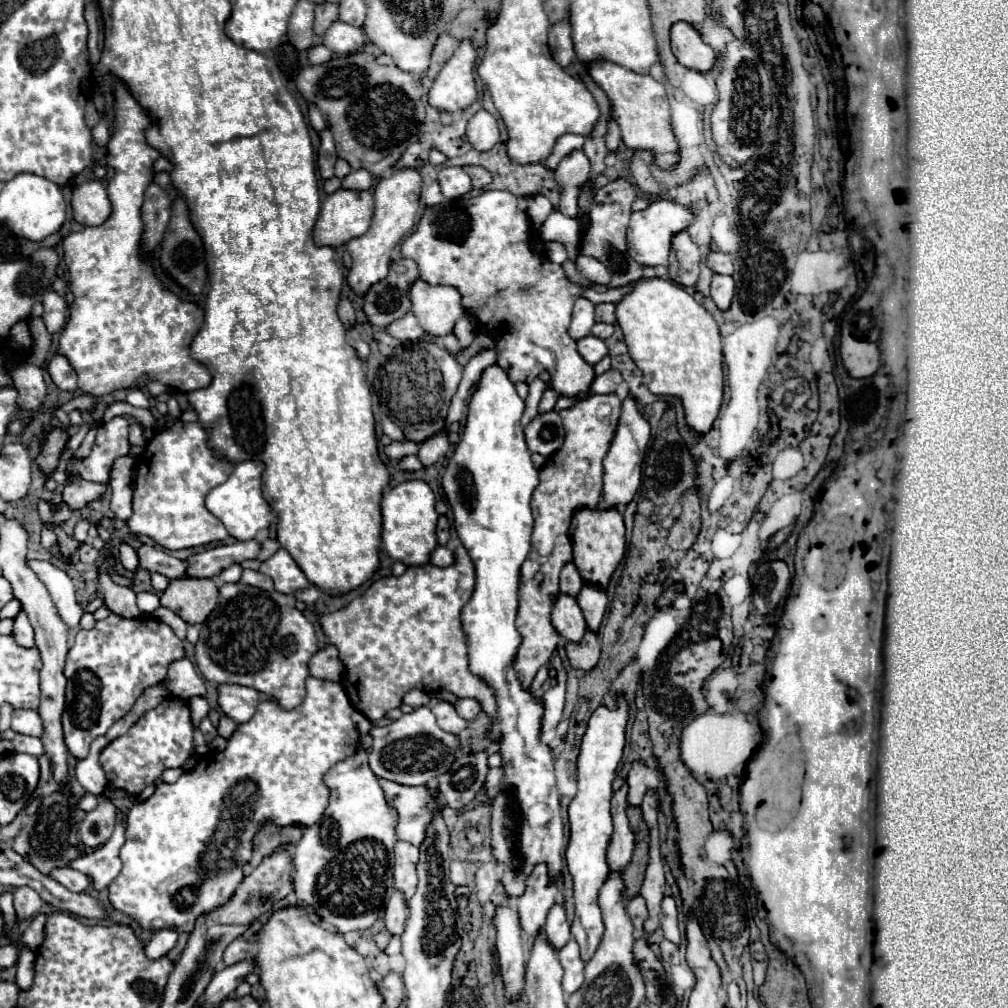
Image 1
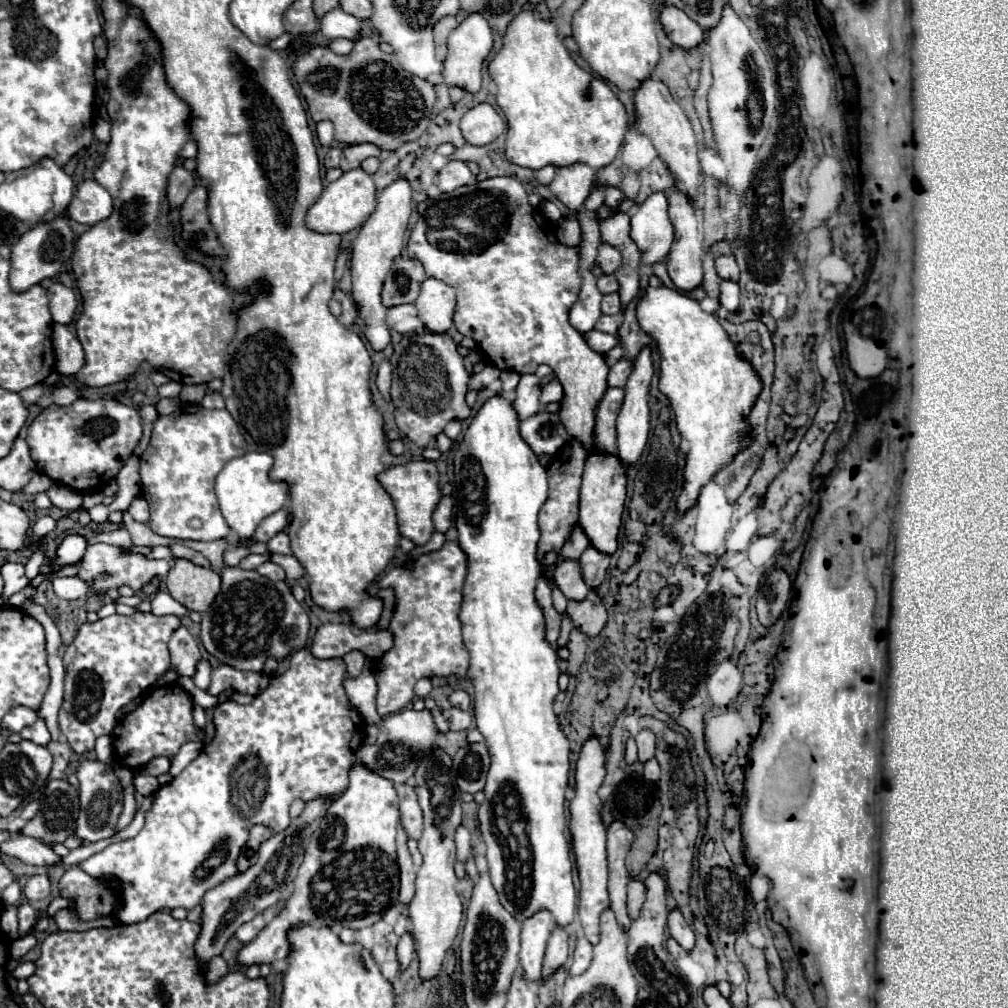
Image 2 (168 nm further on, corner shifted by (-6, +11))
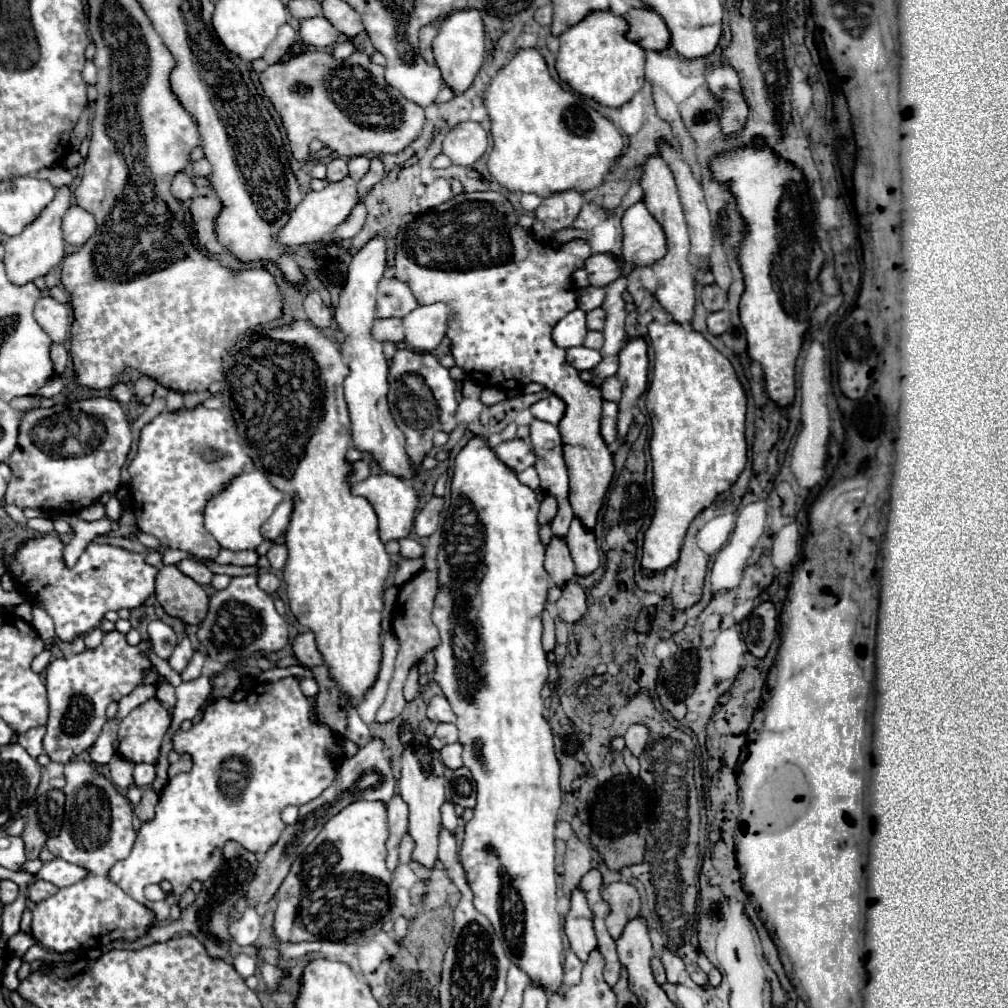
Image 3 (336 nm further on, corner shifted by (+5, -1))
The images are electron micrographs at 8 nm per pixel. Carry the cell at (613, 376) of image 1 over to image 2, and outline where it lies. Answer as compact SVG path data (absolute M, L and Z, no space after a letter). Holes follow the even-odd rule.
M620 360L616 362L612 368L610 368L610 374L608 374L608 384L610 386L618 386L618 388L624 388L626 386L626 380L632 372L632 364L626 362L626 360Z

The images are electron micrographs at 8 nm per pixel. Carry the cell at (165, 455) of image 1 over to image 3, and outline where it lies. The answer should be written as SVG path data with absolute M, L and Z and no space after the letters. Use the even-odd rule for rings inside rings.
M195 406L191 410L177 412L161 412L141 430L137 456L129 464L131 474L131 510L137 518L139 530L155 536L161 546L159 550L179 548L187 550L199 558L217 558L221 546L219 542L203 528L203 510L207 500L217 494L231 478L243 472L251 472L253 462L245 454L239 436L223 410L207 410L203 406Z

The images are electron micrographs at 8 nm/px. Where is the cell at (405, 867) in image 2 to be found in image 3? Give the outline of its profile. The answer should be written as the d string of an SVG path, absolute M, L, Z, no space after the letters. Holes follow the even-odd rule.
M393 796L393 800L387 804L389 810L389 840L387 840L387 868L395 872L397 868L397 852L401 836L407 832L407 804Z

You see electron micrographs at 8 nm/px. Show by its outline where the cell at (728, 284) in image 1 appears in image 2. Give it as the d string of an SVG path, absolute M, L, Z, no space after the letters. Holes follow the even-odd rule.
M722 280L720 282L720 304L728 312L736 312L738 310L738 300L740 300L740 288L738 288L738 284L730 282L730 280Z

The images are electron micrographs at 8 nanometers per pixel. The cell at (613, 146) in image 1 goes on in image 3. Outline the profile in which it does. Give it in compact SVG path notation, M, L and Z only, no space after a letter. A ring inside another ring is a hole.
M611 10L589 12L579 24L575 24L567 32L563 32L559 36L559 42L561 42L561 48L559 48L559 54L557 54L557 72L579 94L591 96L603 106L619 108L625 102L629 102L643 88L643 82L645 82L645 50L639 48L639 44L627 40L627 20L623 16L613 14Z

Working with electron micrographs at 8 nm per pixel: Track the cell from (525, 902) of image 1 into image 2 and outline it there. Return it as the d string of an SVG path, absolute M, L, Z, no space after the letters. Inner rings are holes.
M538 912L524 922L522 928L522 950L520 950L520 968L522 978L528 982L538 982L540 968L546 952L546 942L554 930L554 920L550 920L548 912Z

